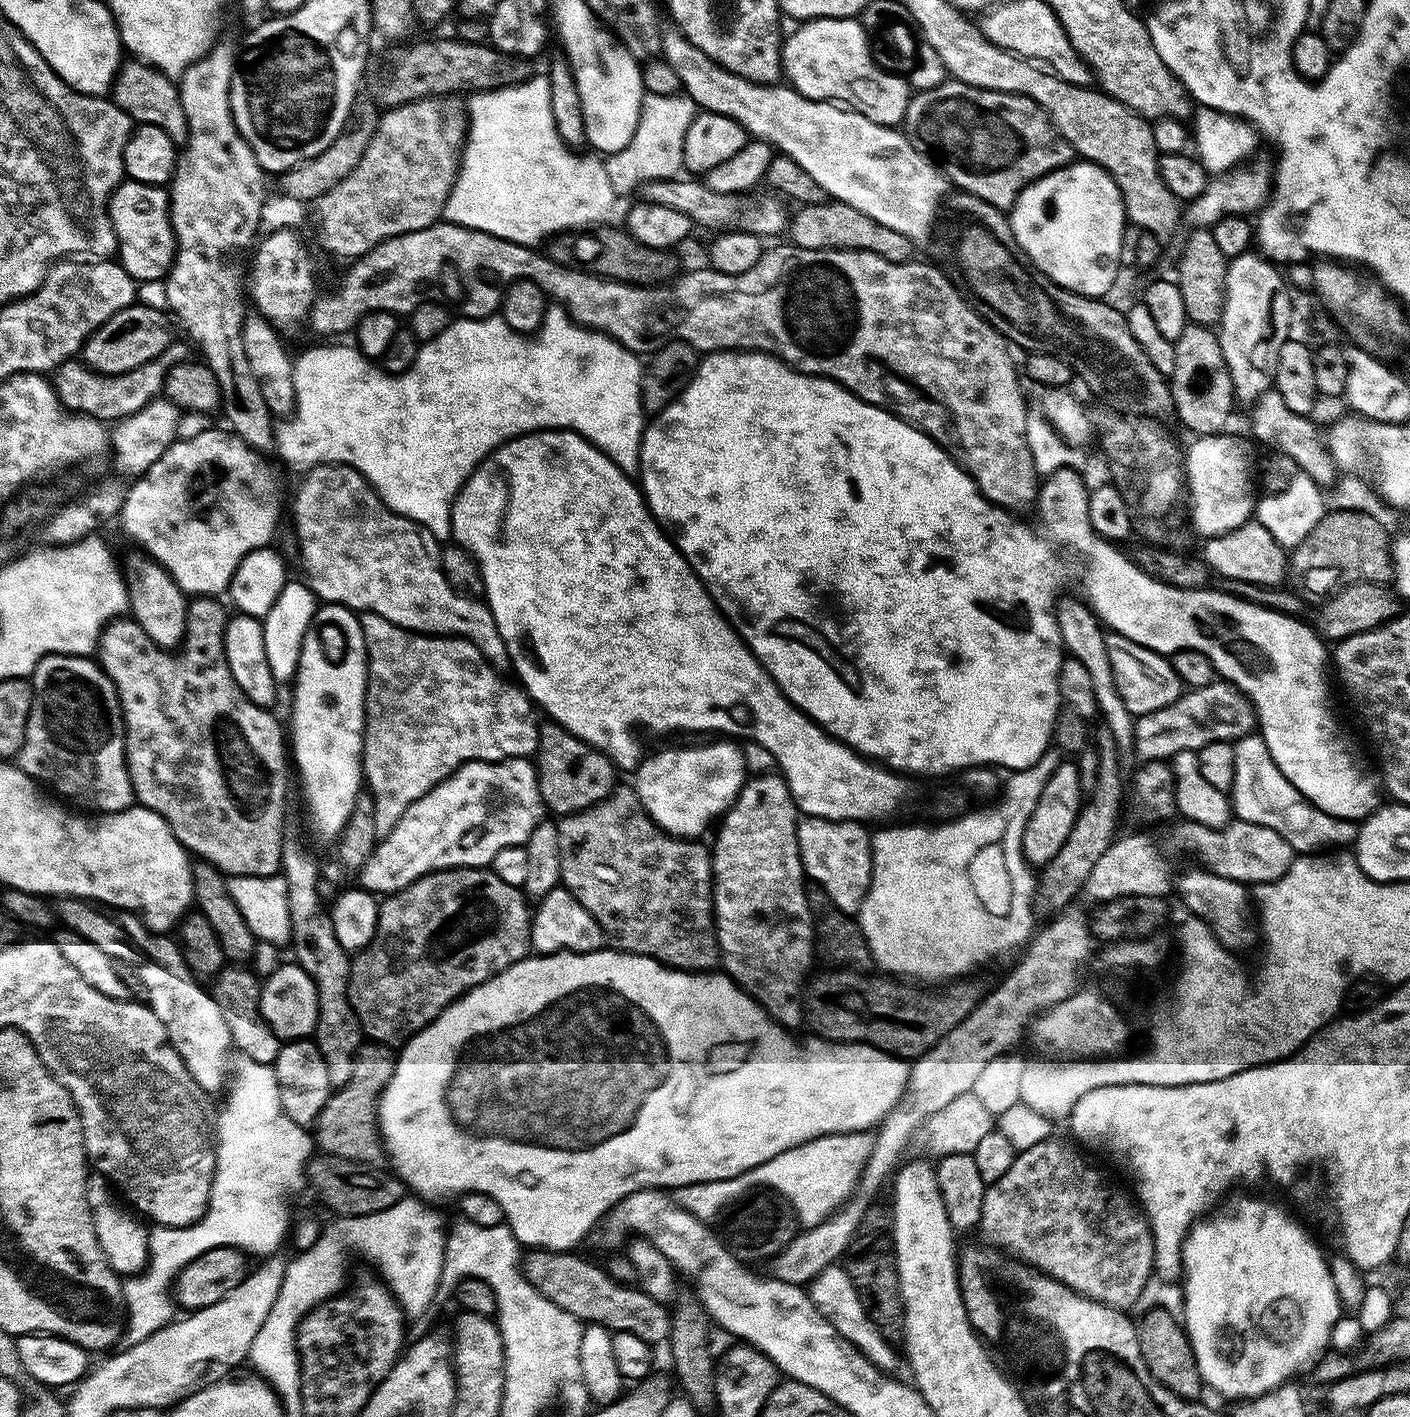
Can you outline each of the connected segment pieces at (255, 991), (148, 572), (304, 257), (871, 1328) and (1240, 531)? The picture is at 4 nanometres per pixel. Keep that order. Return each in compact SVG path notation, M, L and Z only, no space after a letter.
M226 966L216 977L210 991L218 1002L218 1010L222 1010L222 1018L226 1018L226 1026L230 1026L235 1051L240 1051L241 1057L259 1064L275 1065L282 1041L260 1014L261 987L261 981L256 973L247 967Z
M147 554L139 555L130 557L128 572L126 568L131 619L135 620L138 626L142 626L142 630L146 630L146 634L159 648L179 649L180 645L184 643L189 597L176 585L174 578L162 565L156 563Z
M280 228L262 240L254 248L256 257L252 260L252 272L250 268L250 300L256 303L255 311L269 320L273 328L287 334L291 328L307 321L312 303L316 301L318 289L312 277L312 260L299 234L288 228Z
M839 1263L830 1265L821 1270L806 1288L808 1297L814 1302L818 1314L838 1330L838 1334L846 1342L850 1342L856 1351L866 1357L869 1362L885 1374L895 1373L896 1352L891 1343L885 1340L884 1335L874 1326L868 1317L868 1310L860 1301L858 1290L854 1290L854 1282L850 1282L850 1274Z
M1249 522L1221 536L1207 537L1203 544L1202 557L1217 577L1241 579L1243 582L1260 584L1266 588L1275 588L1285 583L1284 572L1286 576L1290 560L1282 545L1274 542L1274 534L1270 534L1266 526Z

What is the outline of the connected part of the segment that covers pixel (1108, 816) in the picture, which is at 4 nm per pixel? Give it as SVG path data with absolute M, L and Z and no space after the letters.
M1101 727L1099 731L1094 736L1094 750L1098 754L1096 785L1091 788L1086 801L1081 803L1078 818L1074 826L1070 826L1070 835L1066 842L1062 842L1058 854L1054 854L1054 858L1050 858L1050 862L1039 869L1036 893L1032 895L1032 910L1037 917L1052 918L1065 911L1071 905L1068 903L1076 895L1079 897L1083 893L1084 884L1090 878L1090 870L1094 870L1098 858L1106 854L1106 850L1118 836L1116 827L1120 824L1120 811L1124 808L1126 780L1125 777L1124 780L1120 777L1121 753L1116 747L1114 736L1106 727Z

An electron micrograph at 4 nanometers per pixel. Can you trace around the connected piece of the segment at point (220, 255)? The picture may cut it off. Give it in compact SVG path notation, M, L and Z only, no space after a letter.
M220 42L201 60L194 61L184 71L184 75L179 77L178 87L182 98L182 110L186 110L188 139L186 147L179 153L176 173L170 181L168 209L172 215L172 229L176 235L176 259L172 261L172 268L163 285L166 290L167 311L176 320L180 319L185 334L189 336L187 339L200 347L204 354L203 363L207 364L210 370L214 370L214 378L218 378L222 413L224 412L225 418L228 419L227 427L255 452L268 454L276 447L276 430L272 412L266 406L266 398L262 398L258 378L254 378L254 370L250 370L250 362L246 359L246 346L242 346L242 326L246 315L246 272L245 269L244 272L240 269L240 251L253 247L257 239L256 231L260 228L260 218L265 215L263 202L266 197L266 173L258 166L254 150L250 150L246 138L242 138L232 117L230 86L237 67L237 49L234 50L230 45Z

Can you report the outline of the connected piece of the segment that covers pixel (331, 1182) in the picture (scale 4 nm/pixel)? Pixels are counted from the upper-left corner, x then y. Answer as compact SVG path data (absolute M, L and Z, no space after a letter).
M318 1154L309 1160L306 1178L319 1198L334 1211L332 1213L339 1217L356 1216L389 1209L394 1203L405 1199L408 1188L404 1181L387 1171L382 1171L384 1170L373 1165Z

